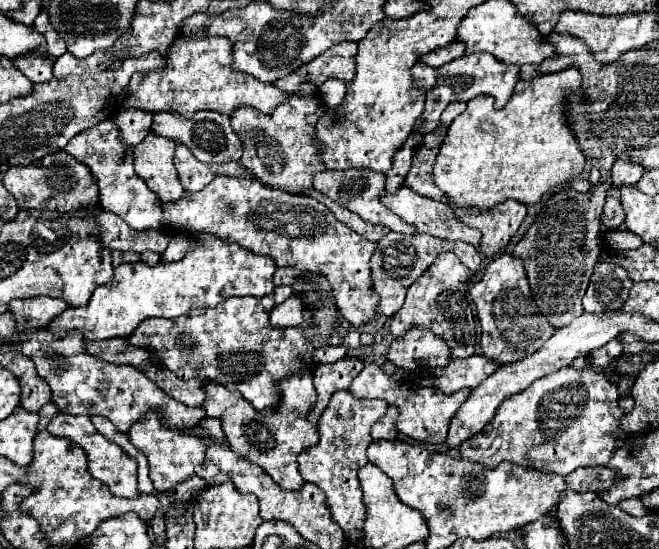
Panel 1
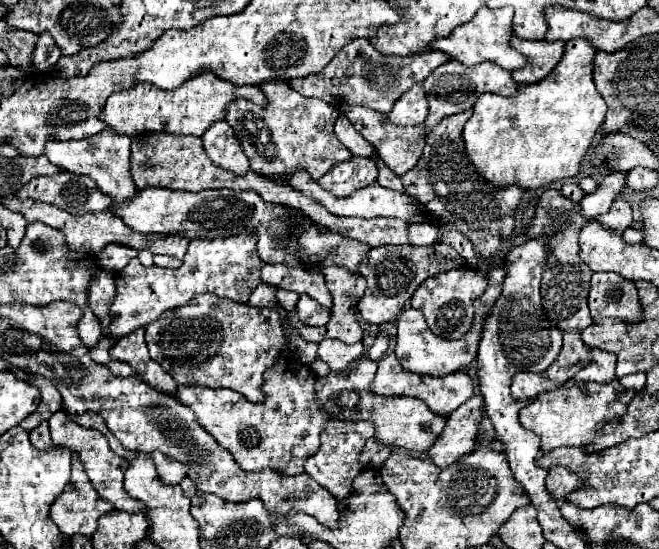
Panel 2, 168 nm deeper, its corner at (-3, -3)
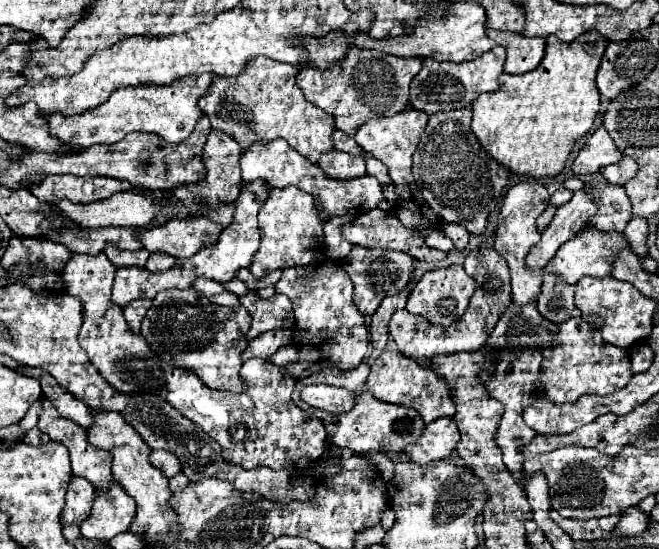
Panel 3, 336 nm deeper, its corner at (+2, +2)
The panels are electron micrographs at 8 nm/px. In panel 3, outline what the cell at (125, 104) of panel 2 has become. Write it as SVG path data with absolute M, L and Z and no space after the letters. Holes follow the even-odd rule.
M189 75L189 79L177 79L177 83L171 83L169 87L119 87L93 111L71 117L51 115L49 127L59 139L83 147L91 147L95 143L117 143L133 131L147 131L163 137L169 143L181 143L181 139L185 141L191 135L195 123L205 115L197 103L209 89L211 81L213 75Z

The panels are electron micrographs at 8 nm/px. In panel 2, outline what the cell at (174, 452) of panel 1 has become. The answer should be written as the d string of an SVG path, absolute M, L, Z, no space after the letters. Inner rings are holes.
M154 452L150 456L152 456L156 470L158 470L158 476L164 484L180 484L186 478L186 472L188 472L186 464L174 460L170 456L164 456L162 452Z

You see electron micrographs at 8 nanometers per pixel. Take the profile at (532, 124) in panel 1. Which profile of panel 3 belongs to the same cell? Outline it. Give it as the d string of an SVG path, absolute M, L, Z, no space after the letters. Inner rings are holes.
M583 33L571 43L547 37L541 65L525 75L501 75L501 87L473 99L471 129L481 147L493 159L517 175L533 179L555 177L563 171L573 145L593 127L599 113L595 75L607 39L599 33Z

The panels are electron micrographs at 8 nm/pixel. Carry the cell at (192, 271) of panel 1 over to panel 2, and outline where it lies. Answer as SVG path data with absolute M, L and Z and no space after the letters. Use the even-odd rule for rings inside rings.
M250 232L242 236L228 236L226 240L192 240L186 252L186 260L176 270L166 270L158 266L144 268L138 258L116 274L118 294L112 304L112 322L110 336L122 338L136 328L148 326L162 312L170 308L184 306L196 294L212 292L220 298L230 298L236 302L248 302L250 292L260 284L260 268L264 266L262 258L256 252L256 242Z

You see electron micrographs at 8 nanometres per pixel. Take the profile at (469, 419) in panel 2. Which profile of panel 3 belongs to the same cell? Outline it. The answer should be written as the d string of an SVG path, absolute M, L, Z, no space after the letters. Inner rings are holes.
M443 417L433 423L429 423L423 429L423 435L405 449L405 453L411 457L411 461L419 465L427 465L439 459L447 459L455 445L459 443L459 429L453 417Z

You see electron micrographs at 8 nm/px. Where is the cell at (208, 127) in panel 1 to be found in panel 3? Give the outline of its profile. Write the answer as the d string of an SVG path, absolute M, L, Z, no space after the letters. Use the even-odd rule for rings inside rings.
M211 129L207 143L203 147L203 163L207 167L207 177L201 183L179 187L173 193L177 193L181 201L205 201L213 205L217 205L219 201L235 201L239 195L239 185L241 185L241 169L239 169L241 153L243 153L241 145L231 135L219 129Z

